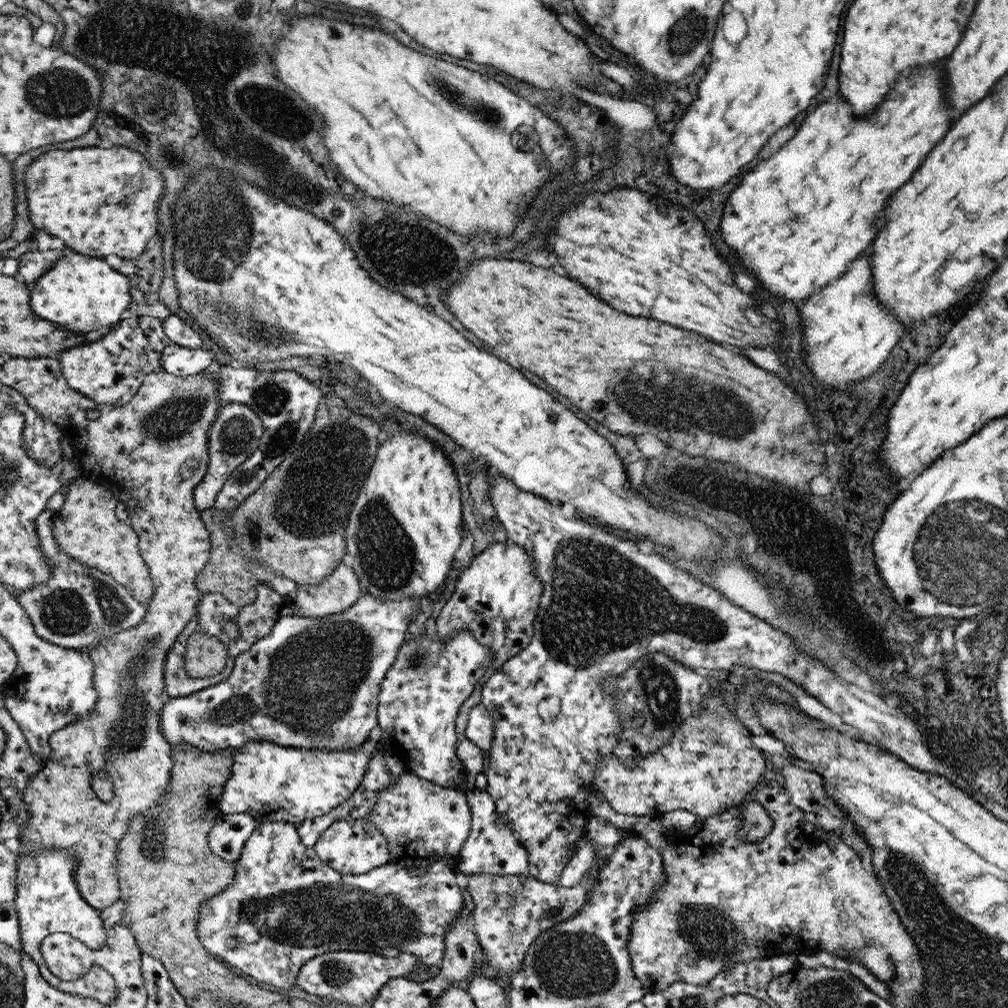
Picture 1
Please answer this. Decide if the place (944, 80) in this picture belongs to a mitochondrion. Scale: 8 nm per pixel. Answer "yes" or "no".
no

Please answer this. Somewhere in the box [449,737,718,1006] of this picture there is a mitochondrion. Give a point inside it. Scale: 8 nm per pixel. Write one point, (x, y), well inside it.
(580, 964)

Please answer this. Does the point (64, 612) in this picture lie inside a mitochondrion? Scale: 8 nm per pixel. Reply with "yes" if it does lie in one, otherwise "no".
yes

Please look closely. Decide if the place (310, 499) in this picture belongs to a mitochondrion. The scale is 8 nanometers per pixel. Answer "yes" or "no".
yes

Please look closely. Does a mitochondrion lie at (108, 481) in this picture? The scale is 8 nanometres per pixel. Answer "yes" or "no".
no

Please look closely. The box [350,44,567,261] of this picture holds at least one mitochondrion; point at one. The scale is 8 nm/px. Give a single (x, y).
(480, 110)

